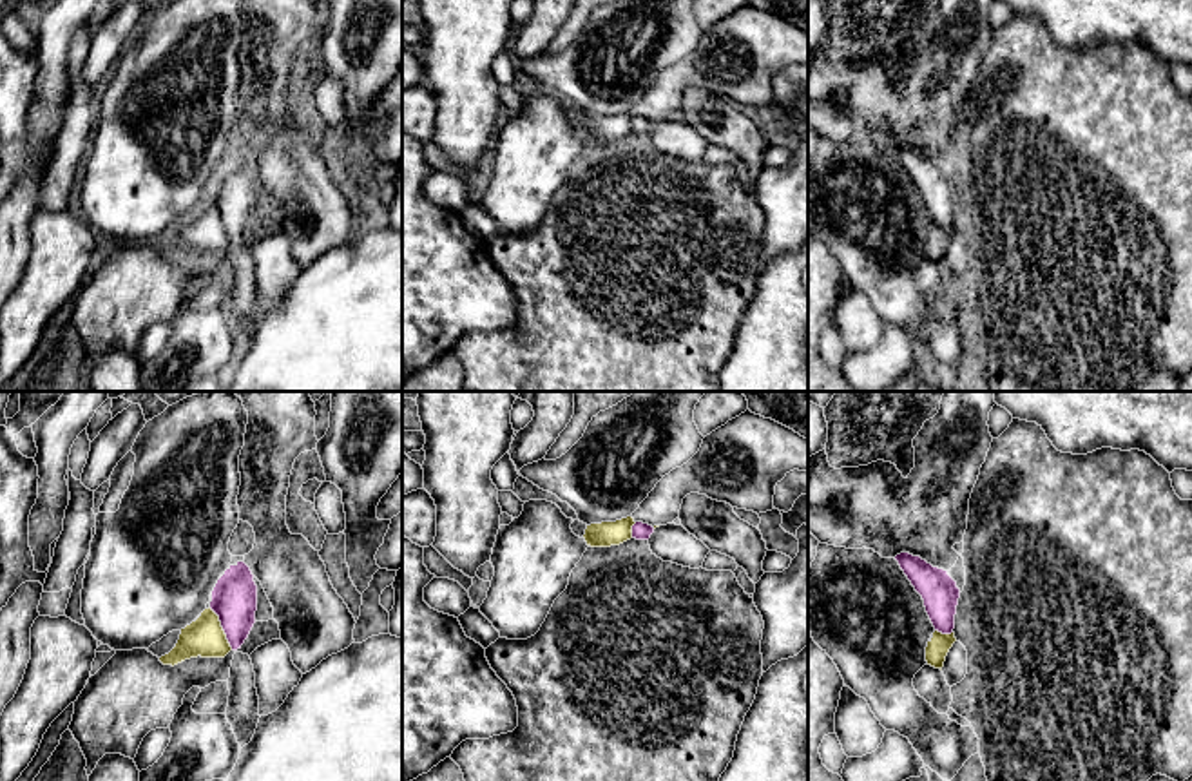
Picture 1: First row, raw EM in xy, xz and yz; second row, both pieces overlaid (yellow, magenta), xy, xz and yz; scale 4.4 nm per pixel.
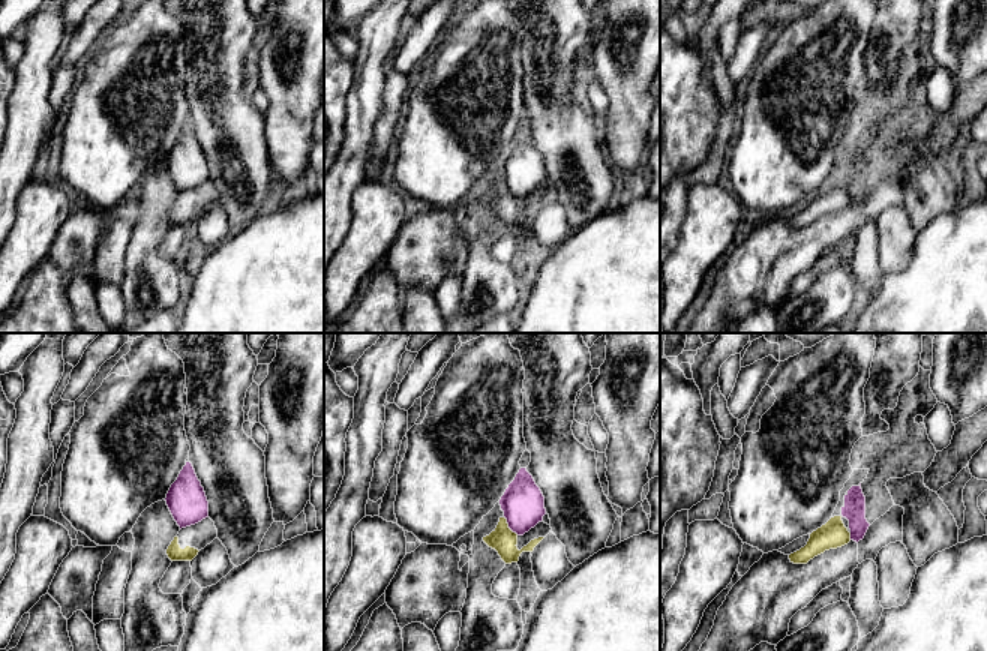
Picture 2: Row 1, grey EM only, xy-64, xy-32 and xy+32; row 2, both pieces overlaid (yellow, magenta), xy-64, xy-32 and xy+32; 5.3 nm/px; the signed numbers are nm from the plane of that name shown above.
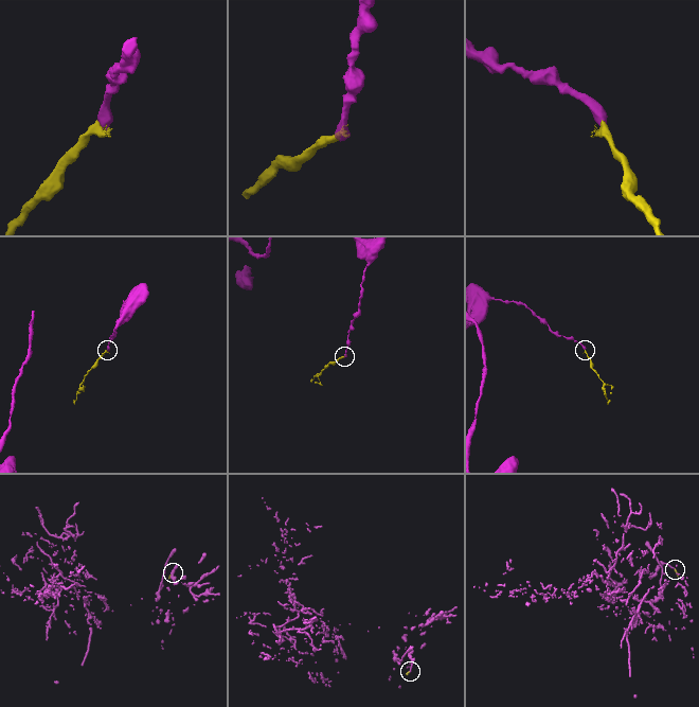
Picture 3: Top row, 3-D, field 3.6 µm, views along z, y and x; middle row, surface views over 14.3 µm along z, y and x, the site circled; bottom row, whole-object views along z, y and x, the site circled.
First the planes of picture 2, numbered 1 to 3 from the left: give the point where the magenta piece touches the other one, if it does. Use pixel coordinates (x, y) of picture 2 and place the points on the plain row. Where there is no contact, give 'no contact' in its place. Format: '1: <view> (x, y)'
1: no contact
2: xy-32 (507, 191)
3: xy+32 (849, 200)

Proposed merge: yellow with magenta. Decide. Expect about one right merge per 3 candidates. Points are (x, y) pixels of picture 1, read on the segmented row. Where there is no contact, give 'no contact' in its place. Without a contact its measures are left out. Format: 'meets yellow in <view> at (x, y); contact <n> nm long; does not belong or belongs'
meets yellow in xy at (221, 629); contact 220 nm long; does not belong

